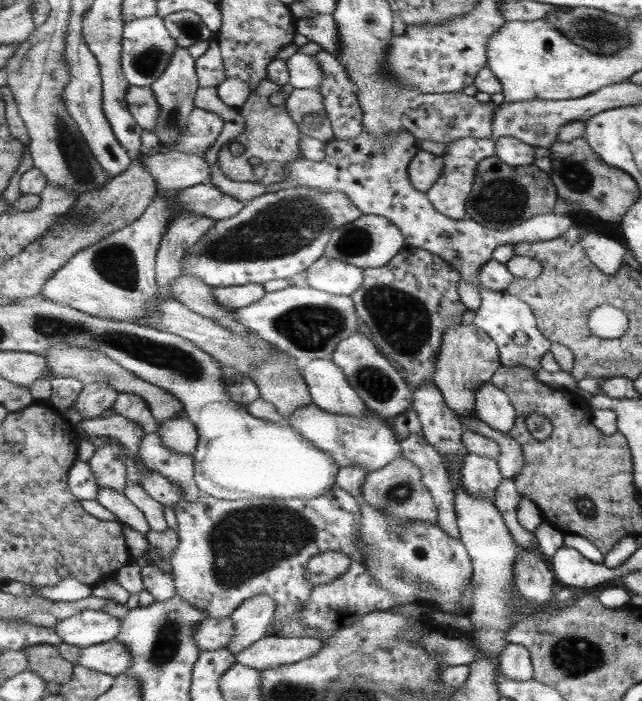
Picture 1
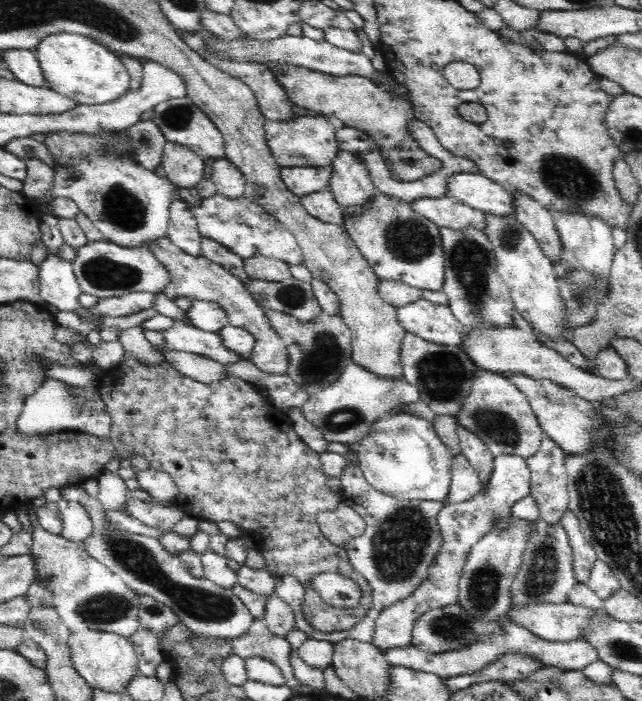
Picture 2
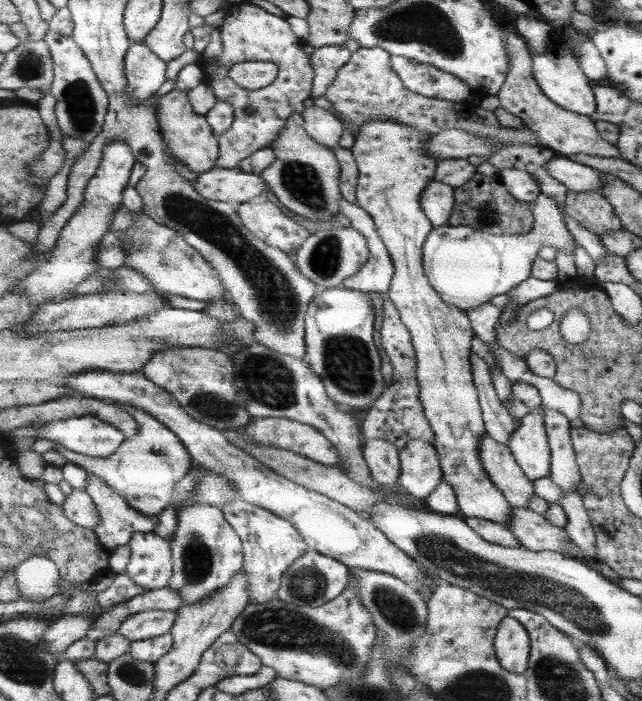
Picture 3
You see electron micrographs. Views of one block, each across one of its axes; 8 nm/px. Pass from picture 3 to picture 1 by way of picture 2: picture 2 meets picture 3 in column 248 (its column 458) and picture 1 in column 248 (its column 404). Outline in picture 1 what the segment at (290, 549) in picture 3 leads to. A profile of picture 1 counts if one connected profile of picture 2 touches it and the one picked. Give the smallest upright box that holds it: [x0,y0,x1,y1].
[227,594,276,656]

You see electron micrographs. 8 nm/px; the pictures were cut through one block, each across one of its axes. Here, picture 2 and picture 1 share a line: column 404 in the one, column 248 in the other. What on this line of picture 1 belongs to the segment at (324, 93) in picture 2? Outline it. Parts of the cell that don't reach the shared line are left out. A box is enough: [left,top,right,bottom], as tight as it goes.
[218,79,302,184]

